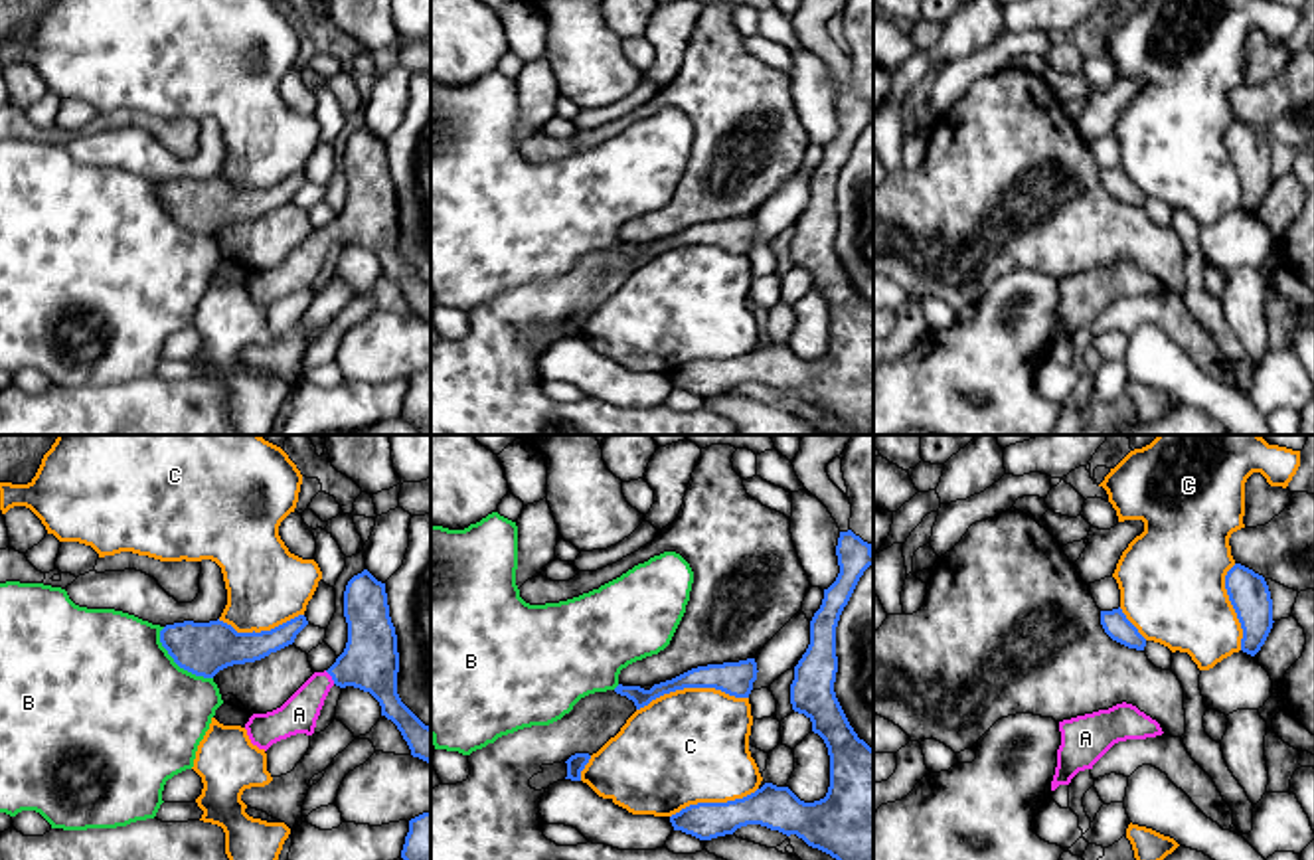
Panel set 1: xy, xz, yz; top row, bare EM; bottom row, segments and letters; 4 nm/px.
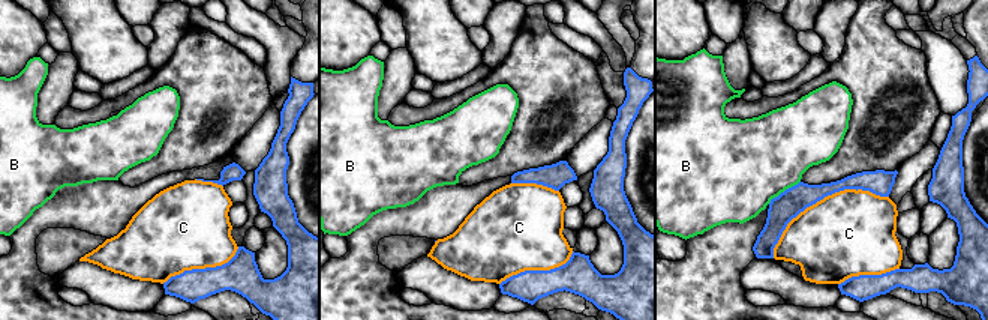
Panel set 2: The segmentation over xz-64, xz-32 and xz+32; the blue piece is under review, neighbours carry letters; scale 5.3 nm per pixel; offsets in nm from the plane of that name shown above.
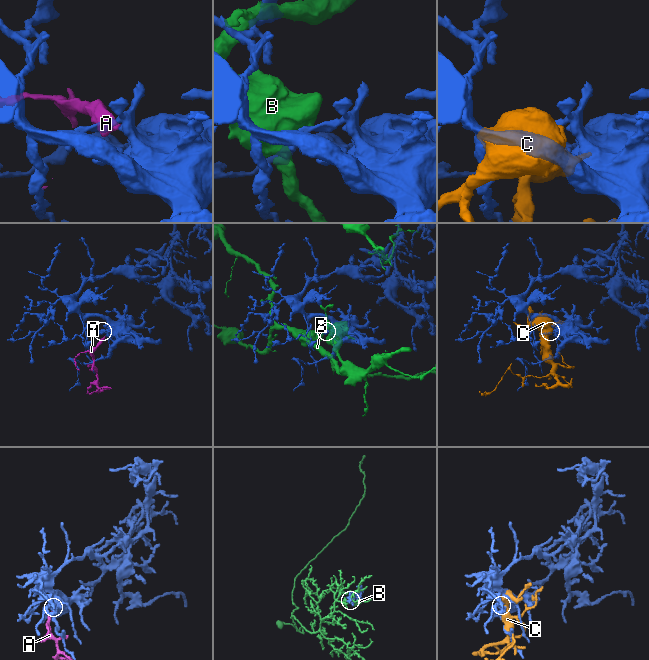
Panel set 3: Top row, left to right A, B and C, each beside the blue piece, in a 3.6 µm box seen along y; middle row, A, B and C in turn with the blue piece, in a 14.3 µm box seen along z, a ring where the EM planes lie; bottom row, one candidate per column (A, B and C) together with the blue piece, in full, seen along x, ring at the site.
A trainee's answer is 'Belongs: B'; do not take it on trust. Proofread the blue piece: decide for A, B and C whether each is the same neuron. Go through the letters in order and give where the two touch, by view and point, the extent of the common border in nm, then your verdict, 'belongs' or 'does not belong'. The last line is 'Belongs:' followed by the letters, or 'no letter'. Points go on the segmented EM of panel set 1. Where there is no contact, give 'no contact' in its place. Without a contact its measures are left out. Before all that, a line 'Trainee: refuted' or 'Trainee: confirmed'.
Trainee: refuted
A: contact xy (330, 675); length 70 nm; belongs
B: contact xy (178, 665); length 300 nm; does not belong
C: contact xz (692, 687); length 460 nm; does not belong
Belongs: A

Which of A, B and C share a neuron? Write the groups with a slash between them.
A / B / C

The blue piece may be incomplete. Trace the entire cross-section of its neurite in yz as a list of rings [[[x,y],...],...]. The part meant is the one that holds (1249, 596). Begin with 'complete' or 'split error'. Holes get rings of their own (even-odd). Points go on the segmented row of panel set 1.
complete; [[[1235,563],[1225,589],[1243,629],[1241,650],[1255,656],[1273,629],[1273,599],[1263,575]]]

